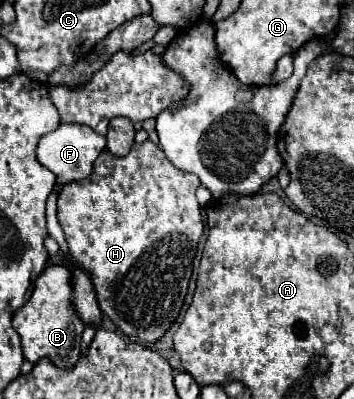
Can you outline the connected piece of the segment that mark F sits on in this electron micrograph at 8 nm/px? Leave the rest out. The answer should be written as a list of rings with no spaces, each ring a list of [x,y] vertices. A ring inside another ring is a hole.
[[[61,124],[51,134],[43,134],[39,138],[35,154],[39,158],[39,164],[43,164],[47,170],[51,170],[55,174],[57,186],[61,190],[65,184],[85,180],[91,174],[93,162],[103,152],[103,148],[105,148],[105,136],[95,134],[89,126],[83,126],[83,124]]]

